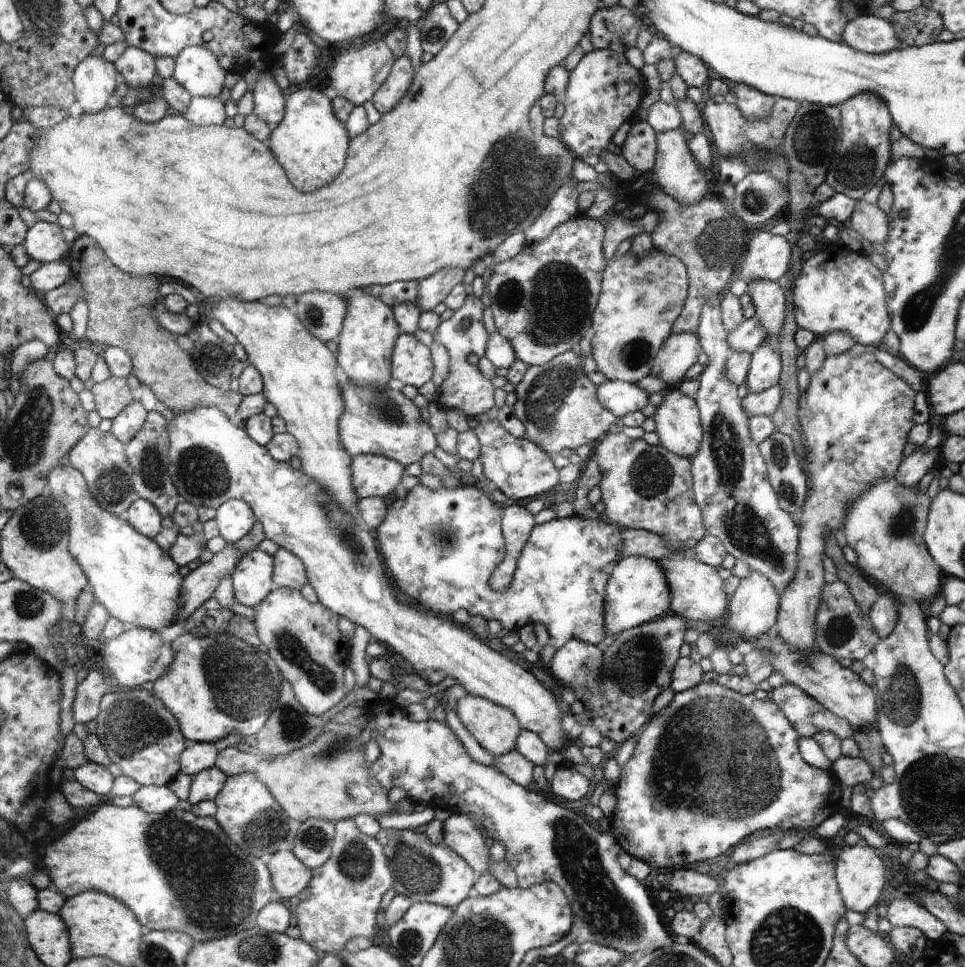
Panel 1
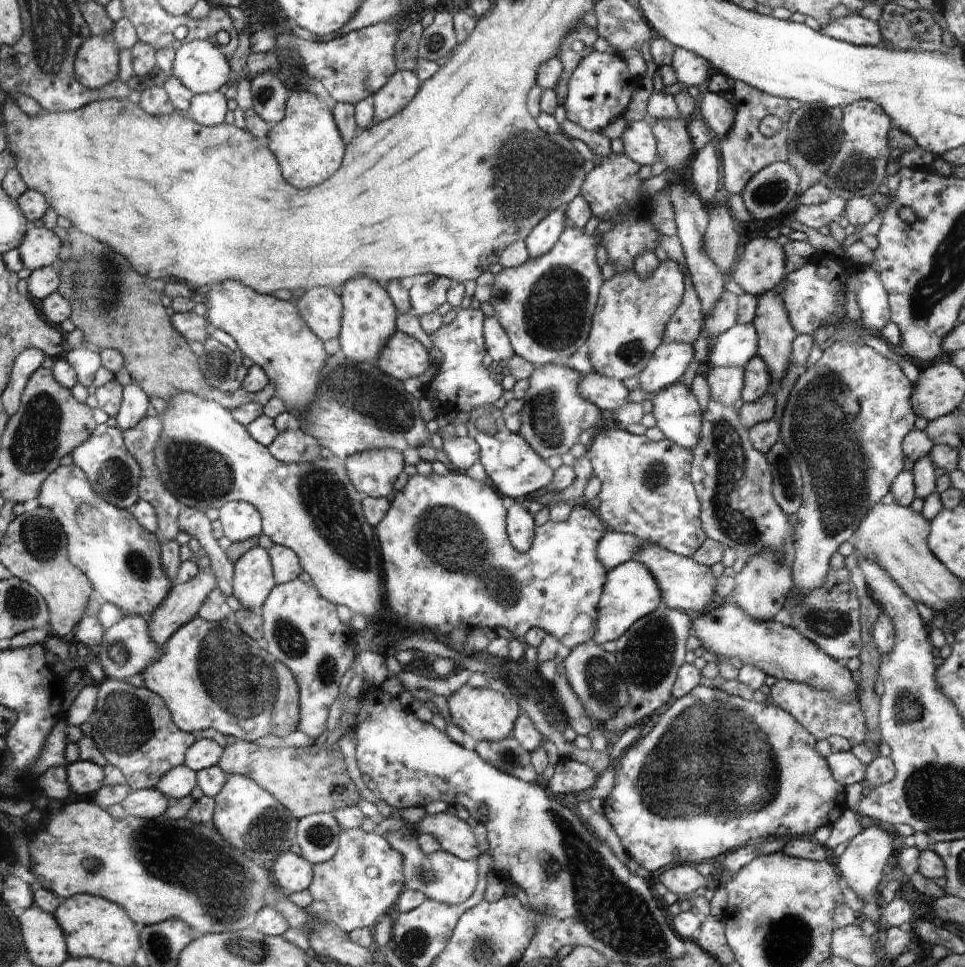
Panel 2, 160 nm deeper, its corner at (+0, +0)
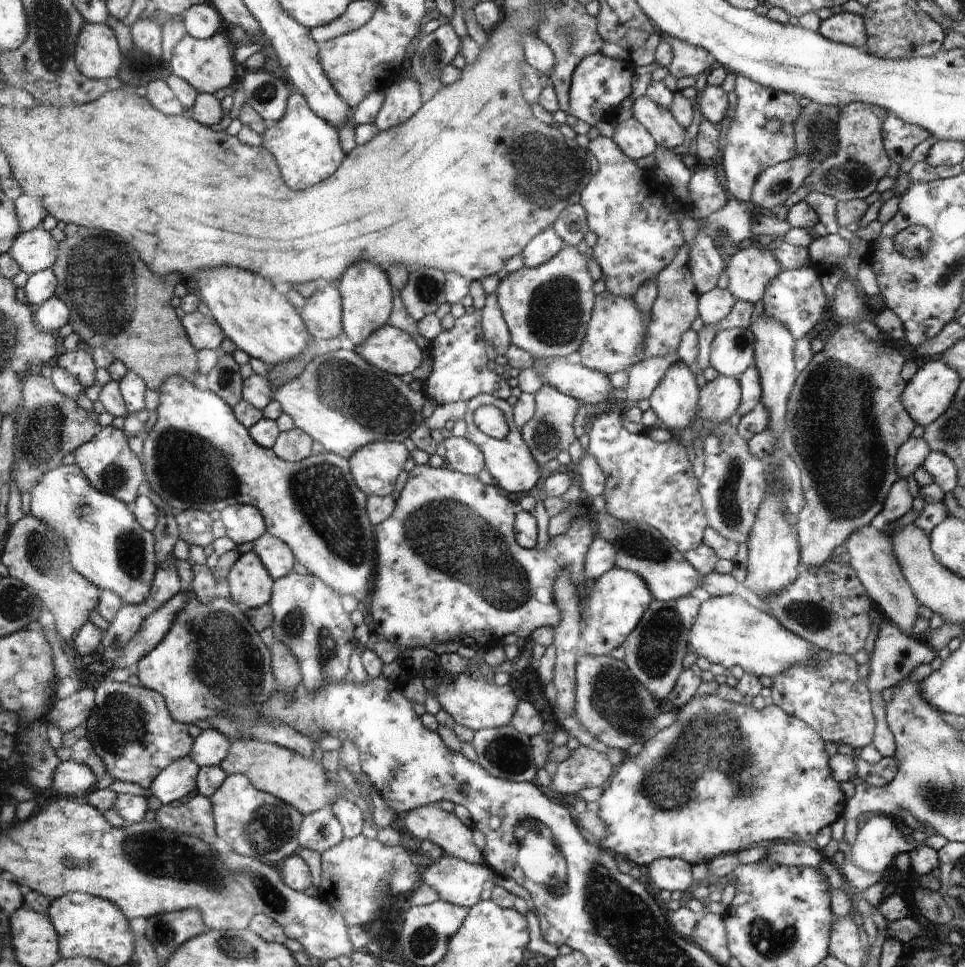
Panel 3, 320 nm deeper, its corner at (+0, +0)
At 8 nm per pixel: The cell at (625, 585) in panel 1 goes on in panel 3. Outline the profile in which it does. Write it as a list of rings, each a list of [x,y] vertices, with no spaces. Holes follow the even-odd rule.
[[[616,566],[590,582],[588,586],[585,597],[580,600],[583,609],[581,613],[583,624],[581,636],[584,642],[582,652],[592,656],[610,655],[614,648],[626,642],[627,636],[638,626],[654,597],[643,577]]]

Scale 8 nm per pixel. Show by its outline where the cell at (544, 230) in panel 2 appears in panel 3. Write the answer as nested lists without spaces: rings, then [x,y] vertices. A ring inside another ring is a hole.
[[[548,227],[524,247],[522,252],[524,266],[533,269],[544,264],[554,258],[563,246],[561,237],[552,227]]]

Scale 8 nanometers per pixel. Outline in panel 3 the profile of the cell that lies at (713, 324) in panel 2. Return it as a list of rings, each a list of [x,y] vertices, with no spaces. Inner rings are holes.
[[[717,286],[700,295],[699,311],[705,325],[716,326],[720,319],[730,314],[735,303],[732,293]]]

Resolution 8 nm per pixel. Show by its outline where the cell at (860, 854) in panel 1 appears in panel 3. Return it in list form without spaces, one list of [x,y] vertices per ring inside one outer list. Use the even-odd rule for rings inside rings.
[[[875,813],[858,829],[849,861],[865,871],[880,872],[893,864],[898,854],[909,853],[913,848],[888,815]]]

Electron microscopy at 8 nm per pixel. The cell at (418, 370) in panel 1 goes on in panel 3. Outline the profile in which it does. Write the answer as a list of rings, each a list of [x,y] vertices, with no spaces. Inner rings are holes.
[[[390,323],[372,334],[366,342],[355,346],[354,352],[359,353],[365,361],[375,365],[376,368],[399,377],[414,372],[422,364],[422,352],[416,346],[416,342],[406,334],[406,331],[396,330]]]

